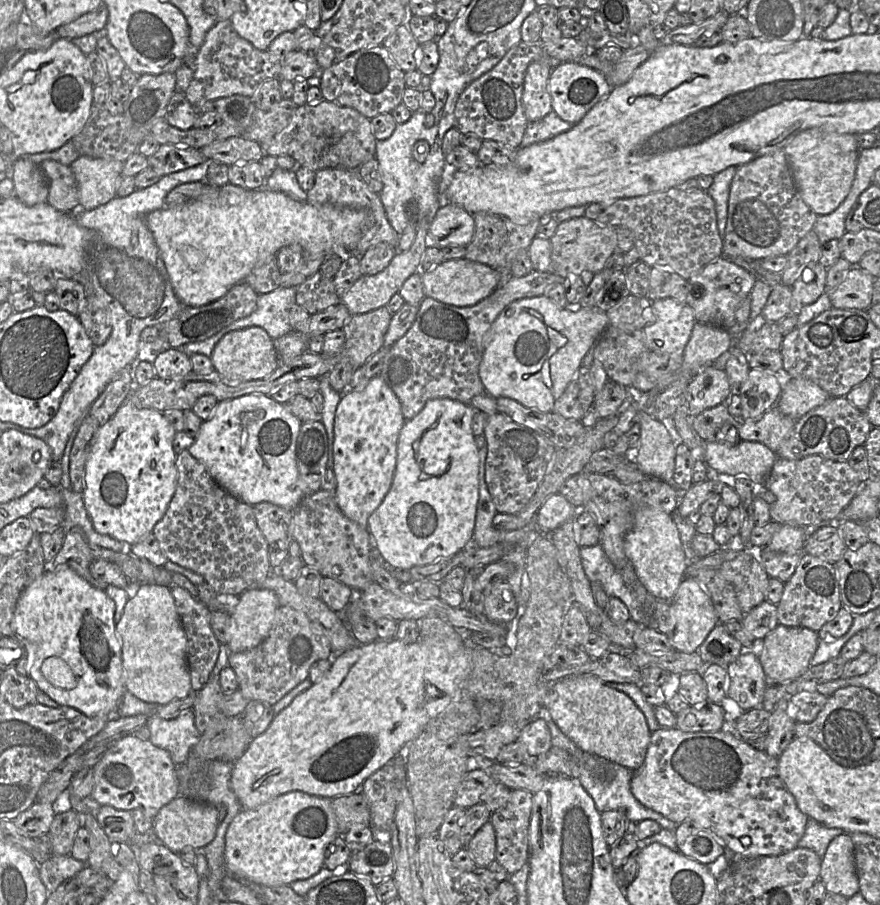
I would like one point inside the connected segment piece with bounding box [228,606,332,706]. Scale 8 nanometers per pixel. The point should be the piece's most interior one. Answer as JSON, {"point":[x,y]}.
{"point":[267,672]}

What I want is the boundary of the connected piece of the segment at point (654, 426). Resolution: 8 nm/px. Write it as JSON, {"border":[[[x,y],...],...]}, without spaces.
{"border":[[[639,412],[639,449],[636,453],[627,450],[625,456],[634,460],[647,477],[655,477],[672,483],[675,468],[676,446],[661,421],[646,412]]]}

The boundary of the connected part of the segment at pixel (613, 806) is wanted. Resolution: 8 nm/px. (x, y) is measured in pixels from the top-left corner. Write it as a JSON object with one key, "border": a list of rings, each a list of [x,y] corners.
{"border":[[[616,766],[616,775],[611,781],[601,781],[592,777],[587,771],[577,778],[586,792],[594,800],[597,810],[616,810],[622,812],[628,821],[638,823],[650,819],[656,821],[662,828],[674,831],[678,824],[660,813],[642,805],[630,789],[633,770]]]}

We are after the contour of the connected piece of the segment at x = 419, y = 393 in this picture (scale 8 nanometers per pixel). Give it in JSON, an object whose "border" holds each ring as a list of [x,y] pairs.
{"border":[[[532,271],[523,277],[511,276],[489,296],[476,305],[467,307],[451,306],[426,296],[419,304],[411,328],[391,346],[379,374],[398,397],[405,421],[417,416],[430,399],[449,398],[469,405],[474,396],[484,394],[485,387],[479,376],[479,366],[486,348],[486,335],[493,322],[512,302],[543,296],[549,285],[560,281],[562,279],[553,272]]]}

